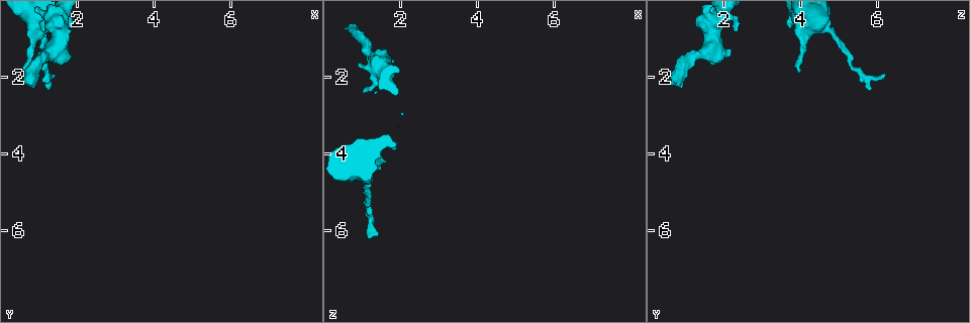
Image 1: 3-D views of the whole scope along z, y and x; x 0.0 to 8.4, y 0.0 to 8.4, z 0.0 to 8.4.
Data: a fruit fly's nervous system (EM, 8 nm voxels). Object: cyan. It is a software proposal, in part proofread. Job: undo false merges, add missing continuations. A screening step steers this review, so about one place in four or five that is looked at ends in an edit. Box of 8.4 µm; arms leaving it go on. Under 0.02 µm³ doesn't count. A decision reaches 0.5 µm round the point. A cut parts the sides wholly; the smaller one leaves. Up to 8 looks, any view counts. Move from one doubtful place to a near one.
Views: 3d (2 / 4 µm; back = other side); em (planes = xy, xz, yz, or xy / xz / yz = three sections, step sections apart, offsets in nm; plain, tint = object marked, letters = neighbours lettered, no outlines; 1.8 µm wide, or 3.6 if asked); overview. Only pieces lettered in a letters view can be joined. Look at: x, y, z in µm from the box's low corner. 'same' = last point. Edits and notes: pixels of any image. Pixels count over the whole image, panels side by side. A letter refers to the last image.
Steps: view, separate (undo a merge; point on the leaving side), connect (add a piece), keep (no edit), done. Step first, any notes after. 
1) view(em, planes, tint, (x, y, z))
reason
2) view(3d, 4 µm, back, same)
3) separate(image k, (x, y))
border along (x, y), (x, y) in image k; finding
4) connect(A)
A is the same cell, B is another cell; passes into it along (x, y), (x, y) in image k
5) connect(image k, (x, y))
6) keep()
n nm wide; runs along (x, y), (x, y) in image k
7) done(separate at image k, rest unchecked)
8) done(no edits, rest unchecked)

view(3d, 2 µm, (1.85, 0.65, 3.75))
free end

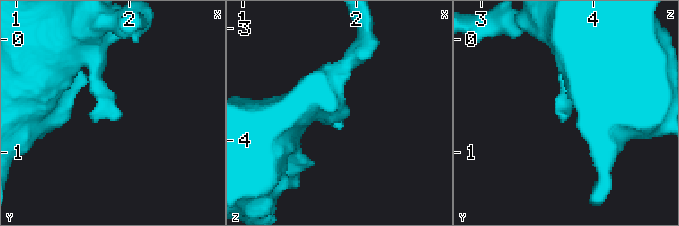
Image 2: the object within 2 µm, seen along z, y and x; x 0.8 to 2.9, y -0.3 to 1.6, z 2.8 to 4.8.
view(em, xy, step 8, letters, (1.90, 0.68, 3.72))

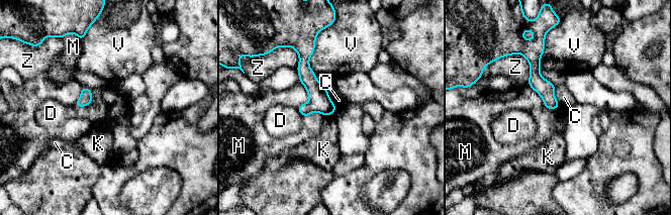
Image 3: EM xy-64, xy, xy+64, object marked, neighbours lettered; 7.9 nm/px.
view(em, yz, step 4, letters, same)

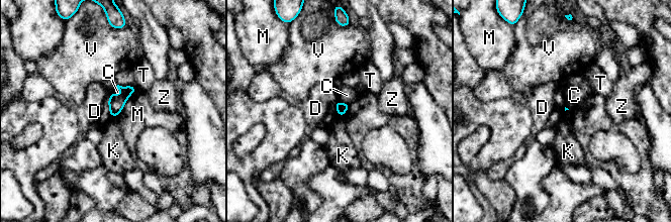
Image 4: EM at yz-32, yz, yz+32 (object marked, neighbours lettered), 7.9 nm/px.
keep()
C, D, K, M, T, V and Z are other cells; border along (107, 100), (111, 115) in image 4; none of them fits

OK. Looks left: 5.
view(em, xz, step 4, tint, (1.45, 1.95, 6.10))
branch stops here

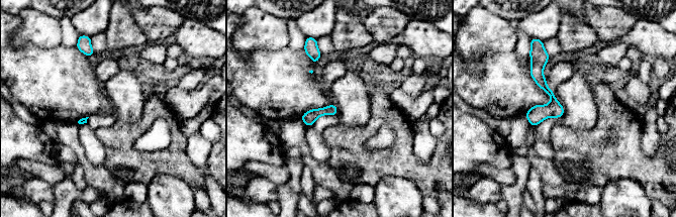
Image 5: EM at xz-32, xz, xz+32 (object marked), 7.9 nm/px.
view(em, xz, step 4, letters, same)

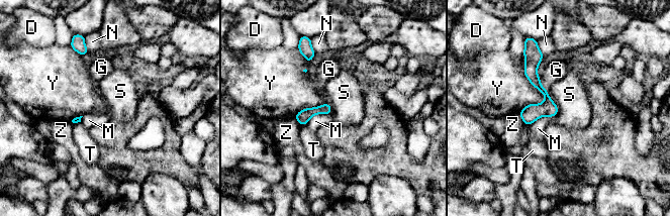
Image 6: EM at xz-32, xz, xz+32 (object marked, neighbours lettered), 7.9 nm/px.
keep()
80 nm wide; D, G, M, N, S, T, Y and Z are other cells; runs along (537, 56), (533, 78), (546, 102), (527, 121) in image 6; none of them fits

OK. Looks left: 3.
view(em, xz, step 16, tint, (0.65, 1.85, 4.05))
thin end

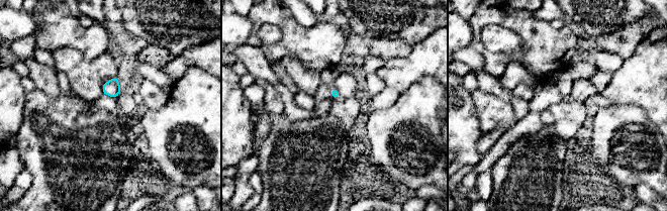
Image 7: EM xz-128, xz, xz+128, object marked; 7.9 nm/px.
view(em, planes, letters, same)

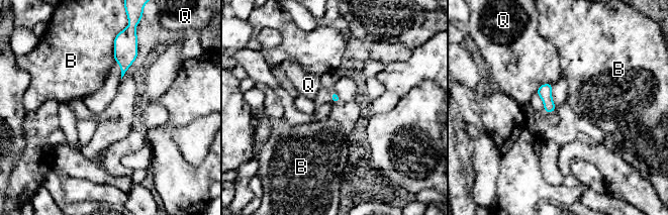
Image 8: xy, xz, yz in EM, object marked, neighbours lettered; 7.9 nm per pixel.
keep()
B and Q are other cells; border along (552, 84), (542, 84), (536, 92) in image 8; no lettered piece goes on from it

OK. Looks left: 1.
done(no edits, rest unchecked)

